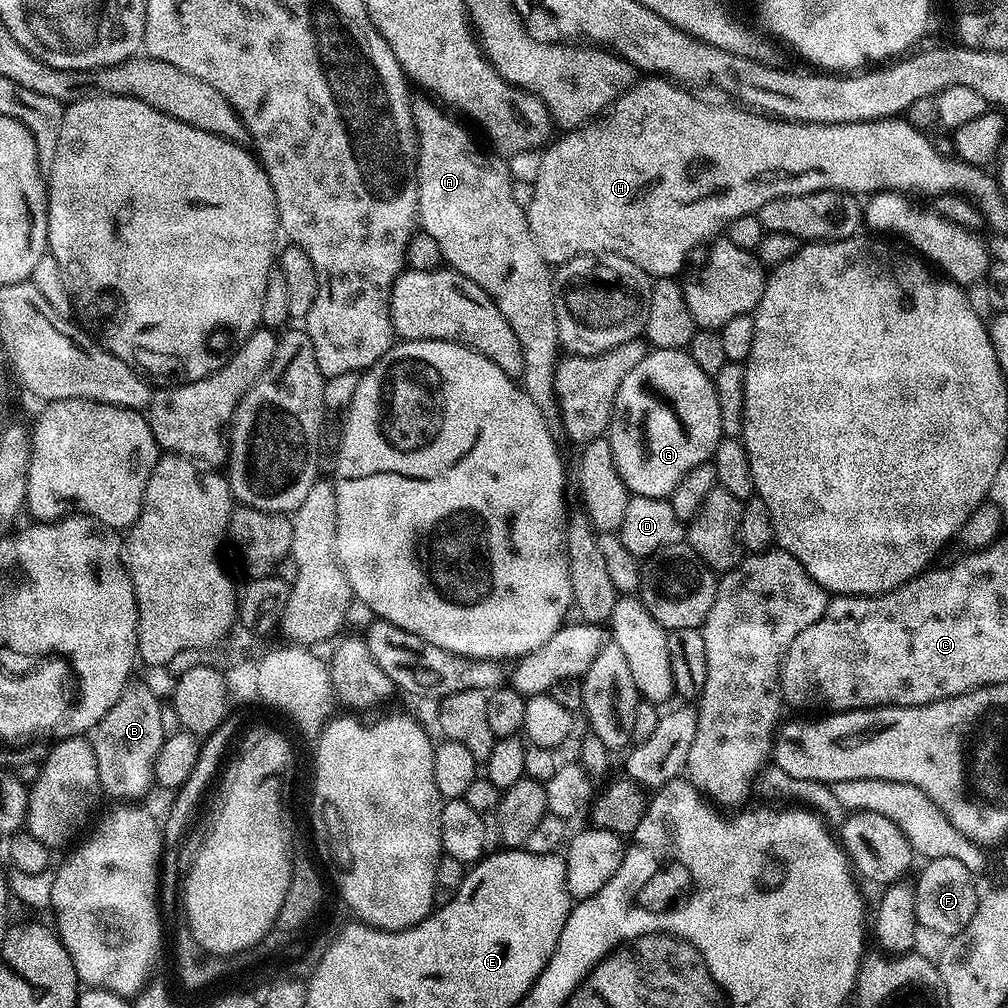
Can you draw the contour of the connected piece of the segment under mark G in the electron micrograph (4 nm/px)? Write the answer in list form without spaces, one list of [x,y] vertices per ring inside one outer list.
[[[652,348],[642,358],[642,362],[638,362],[638,366],[634,366],[634,370],[622,378],[606,438],[610,442],[610,450],[614,450],[614,466],[618,466],[618,474],[631,495],[646,498],[671,497],[678,482],[682,482],[690,470],[711,461],[722,438],[718,394],[713,377],[707,376],[685,349]]]

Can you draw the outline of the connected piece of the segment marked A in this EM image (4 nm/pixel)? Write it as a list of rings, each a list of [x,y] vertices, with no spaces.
[[[428,100],[411,101],[412,124],[416,128],[419,227],[438,242],[441,261],[486,290],[494,306],[502,310],[502,318],[510,322],[510,330],[514,330],[522,346],[524,392],[534,398],[534,406],[544,416],[555,417],[554,374],[556,352],[561,347],[553,269],[542,258],[534,234],[530,234],[528,214],[525,205],[516,201],[507,163],[483,156],[467,130]]]

